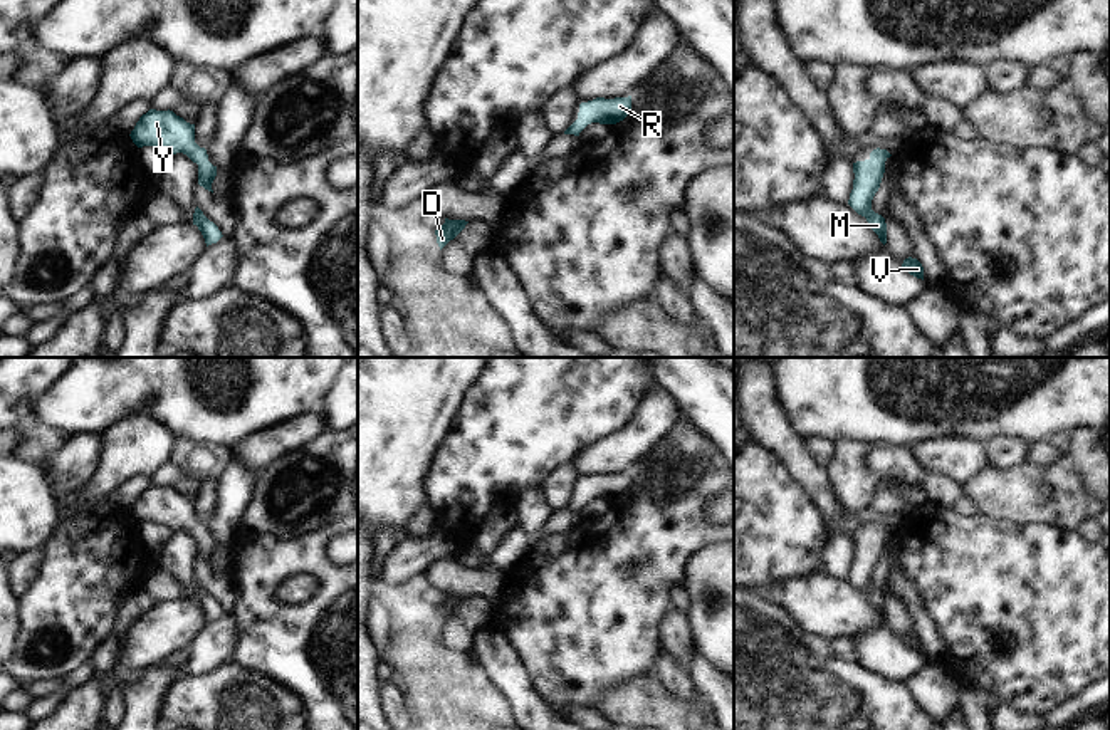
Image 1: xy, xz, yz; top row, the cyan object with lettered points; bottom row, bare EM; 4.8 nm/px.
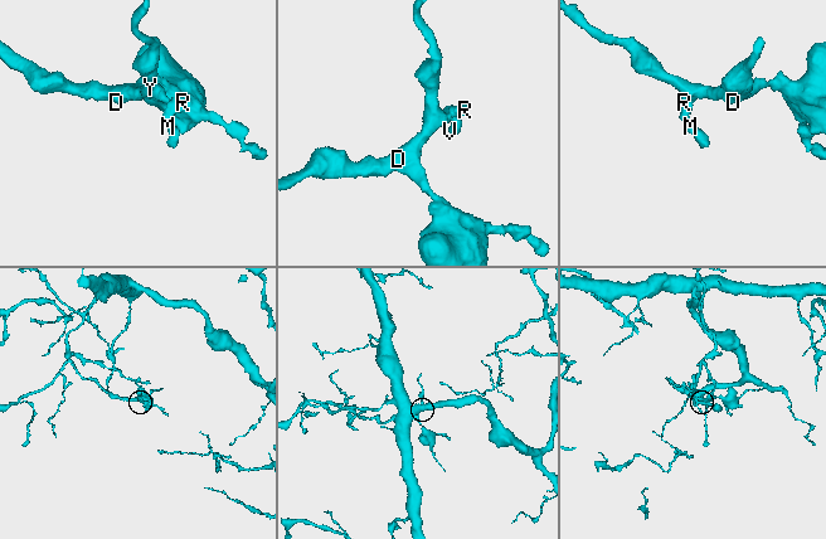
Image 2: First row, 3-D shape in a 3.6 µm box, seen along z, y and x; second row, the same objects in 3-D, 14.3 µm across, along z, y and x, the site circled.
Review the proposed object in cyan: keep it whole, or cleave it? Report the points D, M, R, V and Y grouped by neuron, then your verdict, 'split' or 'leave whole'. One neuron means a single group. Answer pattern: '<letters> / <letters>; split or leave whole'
D M R V Y; leave whole

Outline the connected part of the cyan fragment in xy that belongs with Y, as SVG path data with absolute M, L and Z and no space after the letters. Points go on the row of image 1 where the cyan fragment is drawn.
M149 109L139 117L129 136L138 148L156 146L171 154L186 154L198 164L198 185L213 193L212 183L217 176L217 166L208 161L207 149L195 143L195 124L186 123L170 109Z

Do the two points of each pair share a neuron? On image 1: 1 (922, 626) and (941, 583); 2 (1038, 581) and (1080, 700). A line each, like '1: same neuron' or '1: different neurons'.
1: different neurons
2: different neurons

